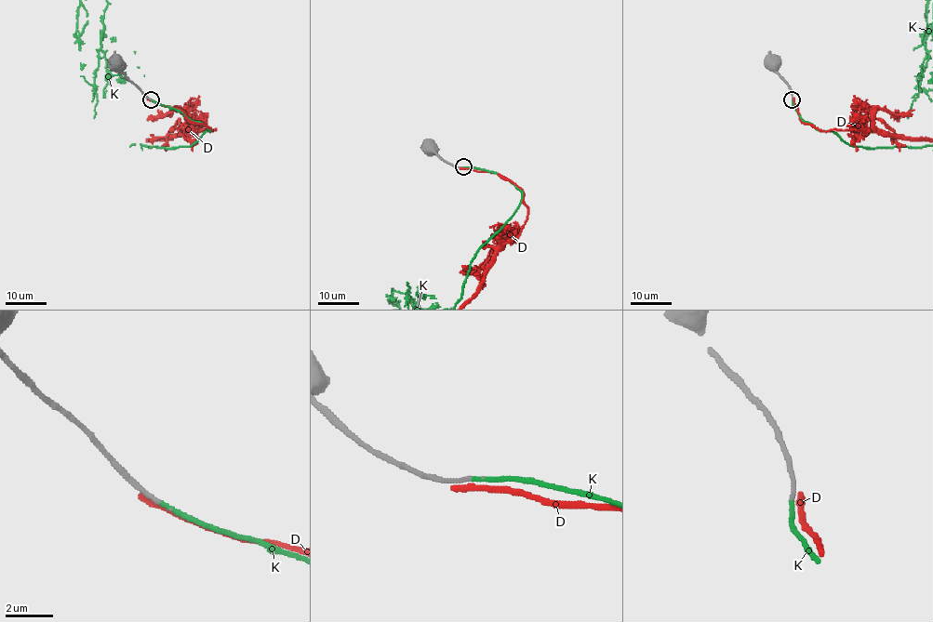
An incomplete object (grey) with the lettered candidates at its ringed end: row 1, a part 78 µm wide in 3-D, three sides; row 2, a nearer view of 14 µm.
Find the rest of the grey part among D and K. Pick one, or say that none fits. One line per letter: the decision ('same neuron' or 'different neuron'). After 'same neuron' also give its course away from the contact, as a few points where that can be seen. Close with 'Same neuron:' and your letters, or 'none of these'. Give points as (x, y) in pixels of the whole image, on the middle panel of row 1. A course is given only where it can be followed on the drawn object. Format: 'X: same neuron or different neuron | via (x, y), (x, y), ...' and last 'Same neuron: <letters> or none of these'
D: different neuron
K: same neuron
Same neuron: K

